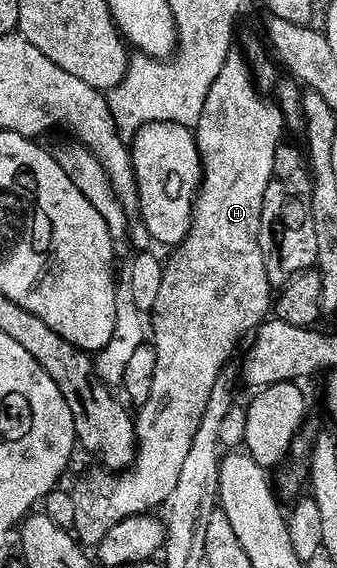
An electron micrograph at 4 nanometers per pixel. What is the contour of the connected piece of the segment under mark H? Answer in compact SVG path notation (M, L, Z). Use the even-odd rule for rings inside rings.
M241 53L230 54L209 90L203 117L195 128L203 174L197 201L193 204L193 224L189 236L177 244L169 263L167 259L164 264L163 289L159 289L159 301L155 301L155 309L151 312L151 343L157 351L157 369L149 400L140 404L138 411L141 412L135 415L137 460L127 471L89 475L79 480L77 488L71 491L75 501L73 531L86 548L100 547L105 534L115 525L136 515L156 512L156 507L164 508L172 499L179 489L179 477L183 477L183 465L187 465L191 445L195 445L195 433L199 433L199 421L203 421L203 413L207 411L211 389L223 377L224 371L221 370L236 353L241 338L248 331L256 332L274 310L275 291L273 295L273 287L269 284L271 267L263 246L263 228L266 226L263 205L273 183L275 155L282 146L287 120L272 98L264 99L260 94L264 95L253 78L248 58Z

